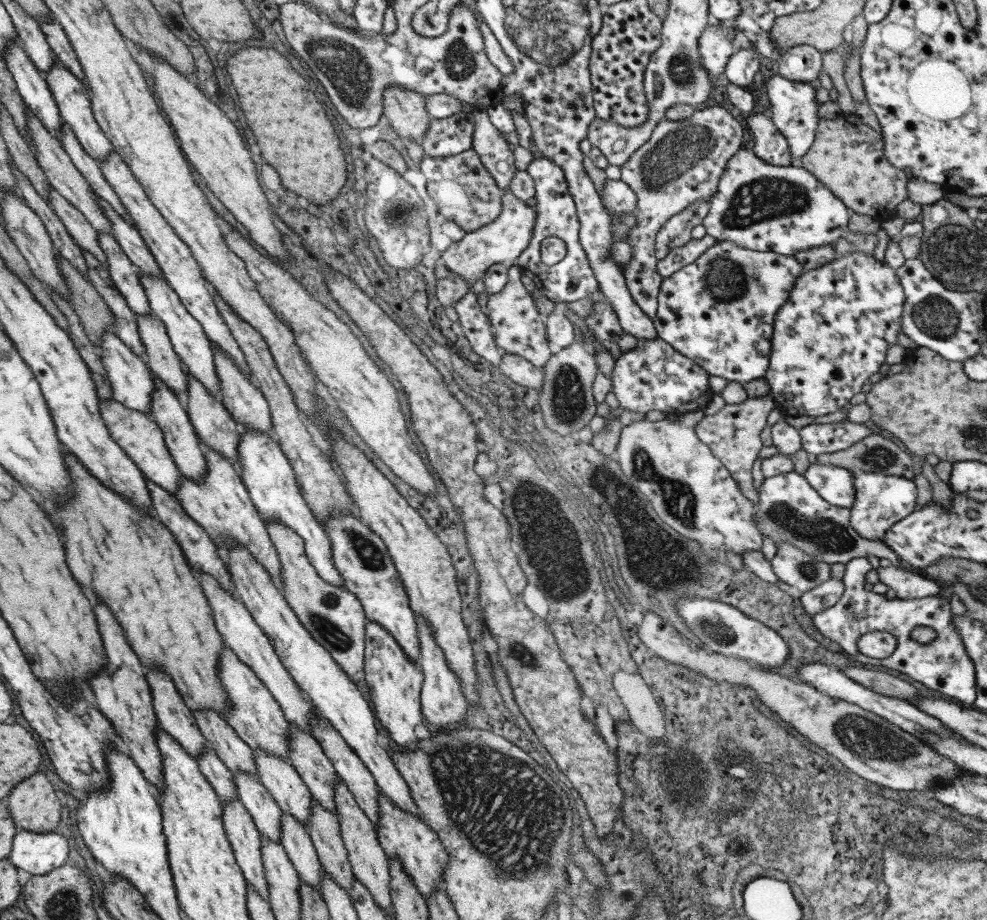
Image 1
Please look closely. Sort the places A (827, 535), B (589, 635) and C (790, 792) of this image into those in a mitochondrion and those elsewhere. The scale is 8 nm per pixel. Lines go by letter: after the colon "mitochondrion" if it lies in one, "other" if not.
A: mitochondrion
B: other
C: other

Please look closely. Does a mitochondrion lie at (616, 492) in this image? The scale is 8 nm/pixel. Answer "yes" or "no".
yes

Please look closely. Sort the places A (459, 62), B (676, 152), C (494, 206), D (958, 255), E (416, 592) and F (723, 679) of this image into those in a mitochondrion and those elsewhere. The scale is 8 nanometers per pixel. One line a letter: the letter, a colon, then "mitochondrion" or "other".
A: mitochondrion
B: mitochondrion
C: other
D: mitochondrion
E: other
F: other

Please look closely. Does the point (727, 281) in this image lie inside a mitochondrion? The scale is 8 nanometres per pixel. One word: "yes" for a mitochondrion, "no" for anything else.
yes

